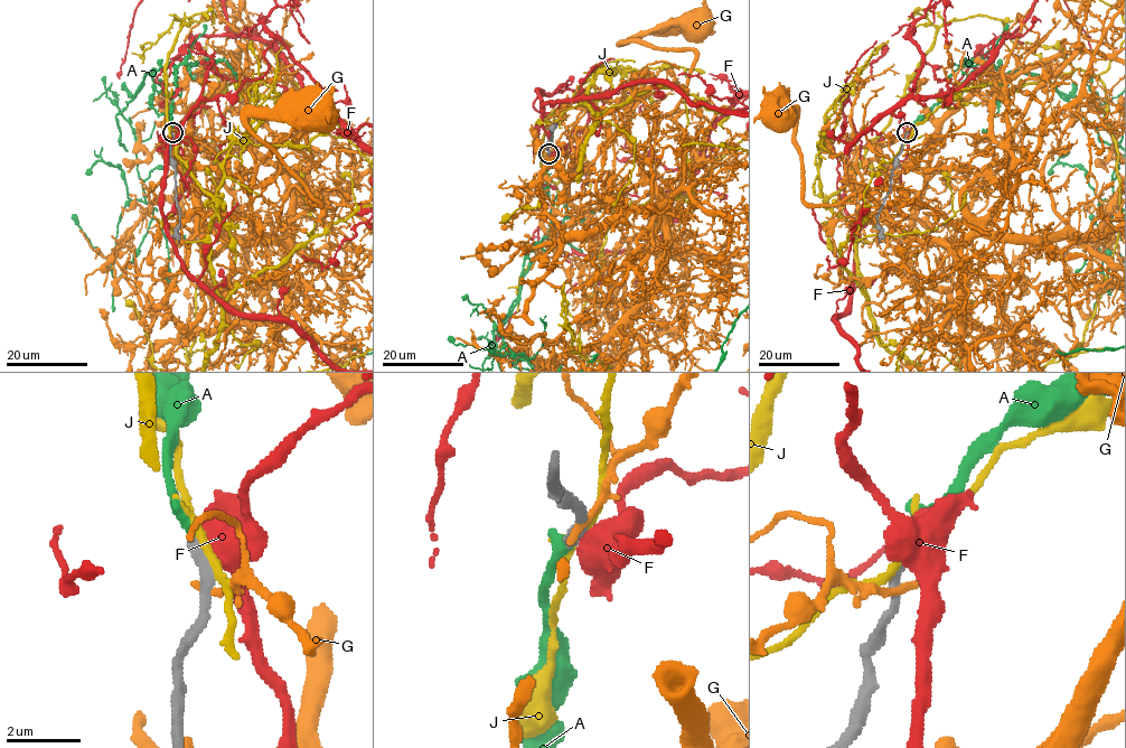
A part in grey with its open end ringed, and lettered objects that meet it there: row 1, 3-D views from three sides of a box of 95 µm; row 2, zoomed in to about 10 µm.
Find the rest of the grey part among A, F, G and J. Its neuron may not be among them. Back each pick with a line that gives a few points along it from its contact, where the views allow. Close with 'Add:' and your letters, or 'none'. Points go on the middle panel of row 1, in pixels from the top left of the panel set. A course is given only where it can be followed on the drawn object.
Add: A

